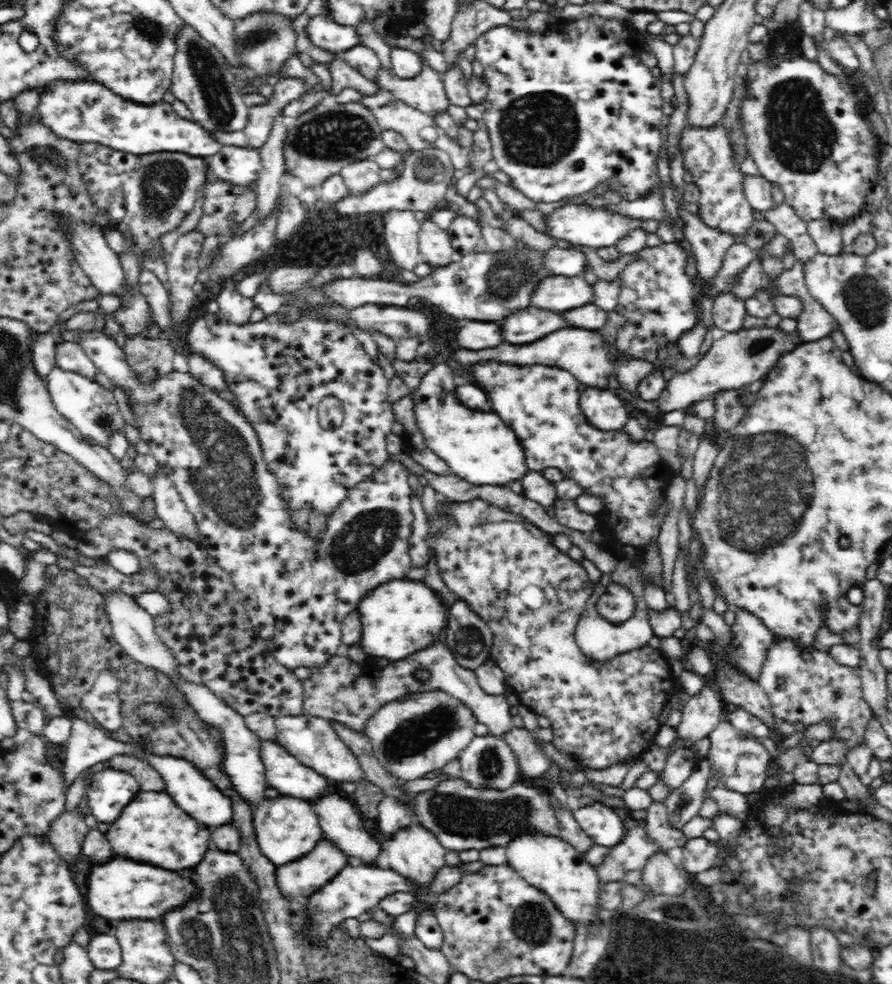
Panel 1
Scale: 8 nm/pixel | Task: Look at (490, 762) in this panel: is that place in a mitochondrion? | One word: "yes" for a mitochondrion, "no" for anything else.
yes

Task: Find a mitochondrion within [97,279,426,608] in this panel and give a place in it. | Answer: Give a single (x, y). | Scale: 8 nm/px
(225, 479)

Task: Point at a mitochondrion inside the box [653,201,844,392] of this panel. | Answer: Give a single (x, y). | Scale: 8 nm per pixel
(764, 344)

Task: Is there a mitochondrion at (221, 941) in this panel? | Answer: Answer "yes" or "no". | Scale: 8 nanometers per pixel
yes

